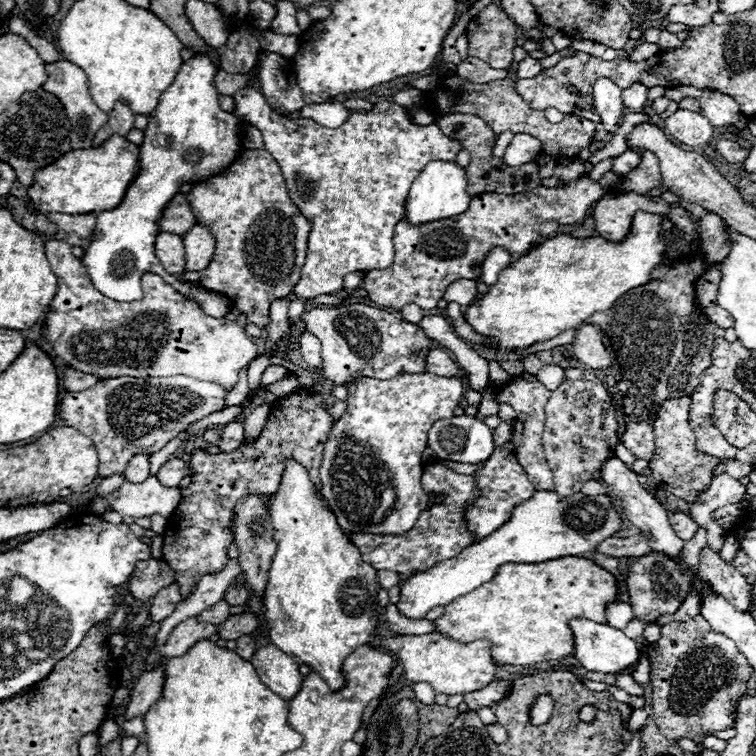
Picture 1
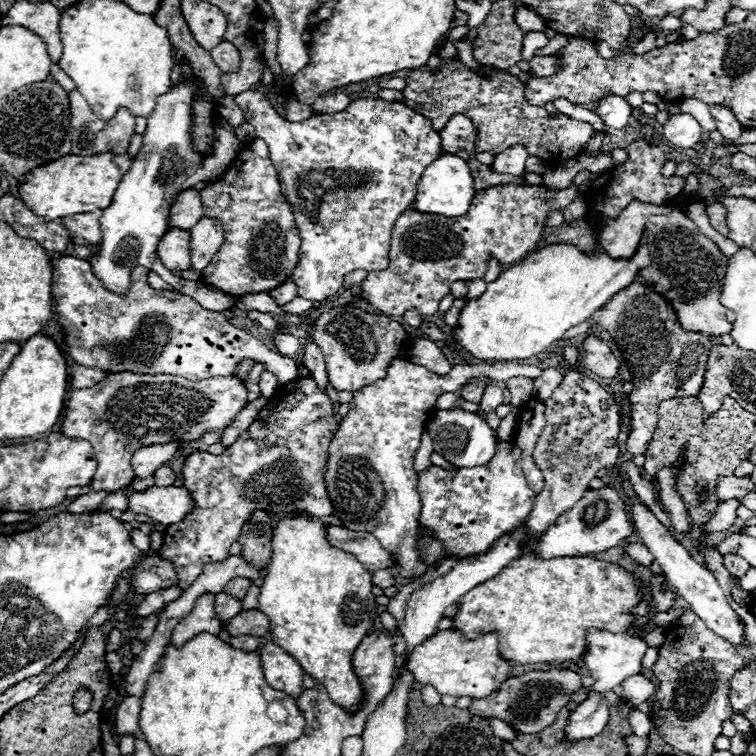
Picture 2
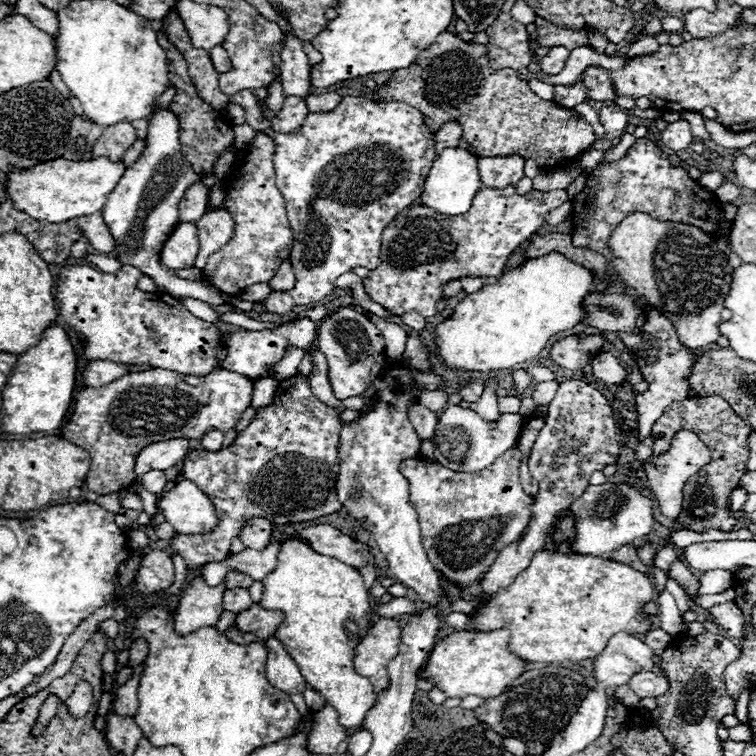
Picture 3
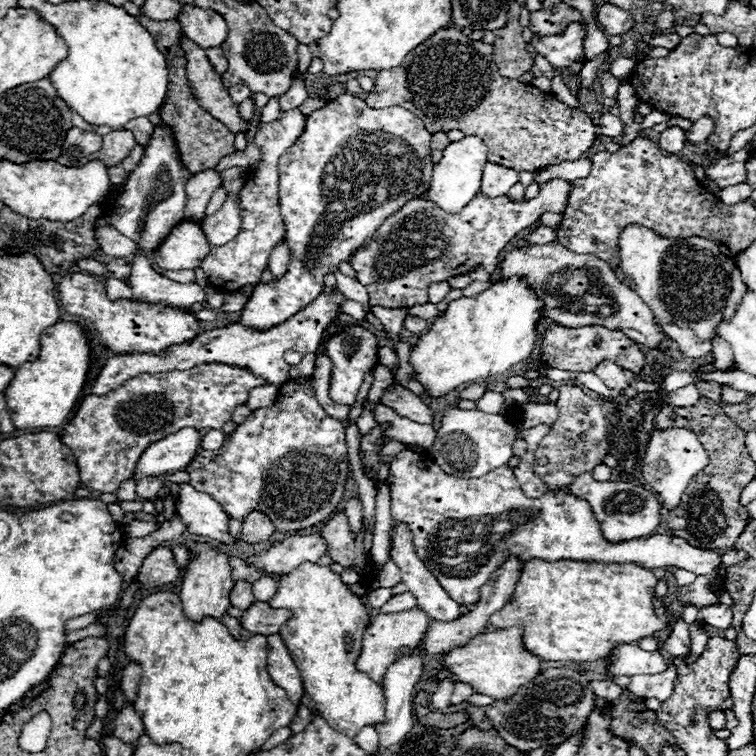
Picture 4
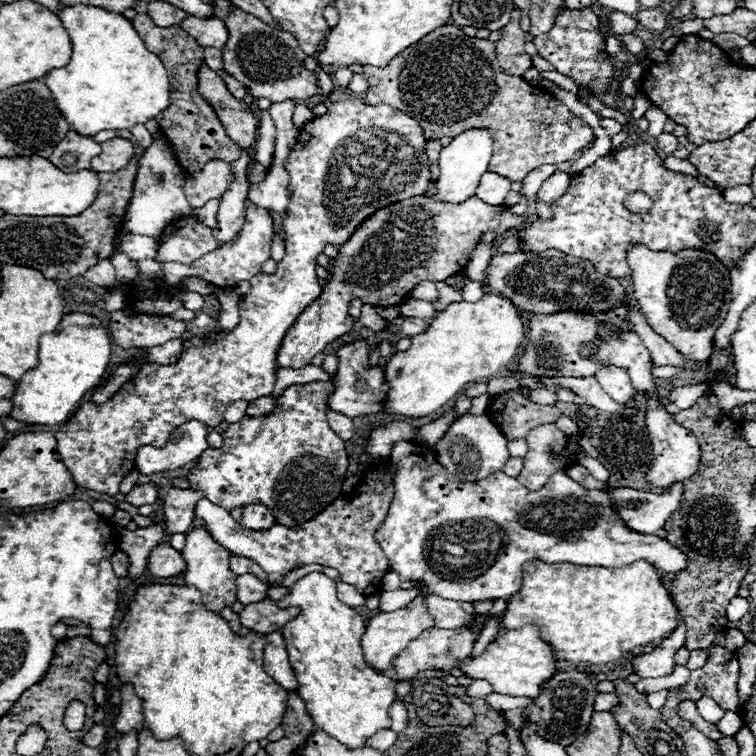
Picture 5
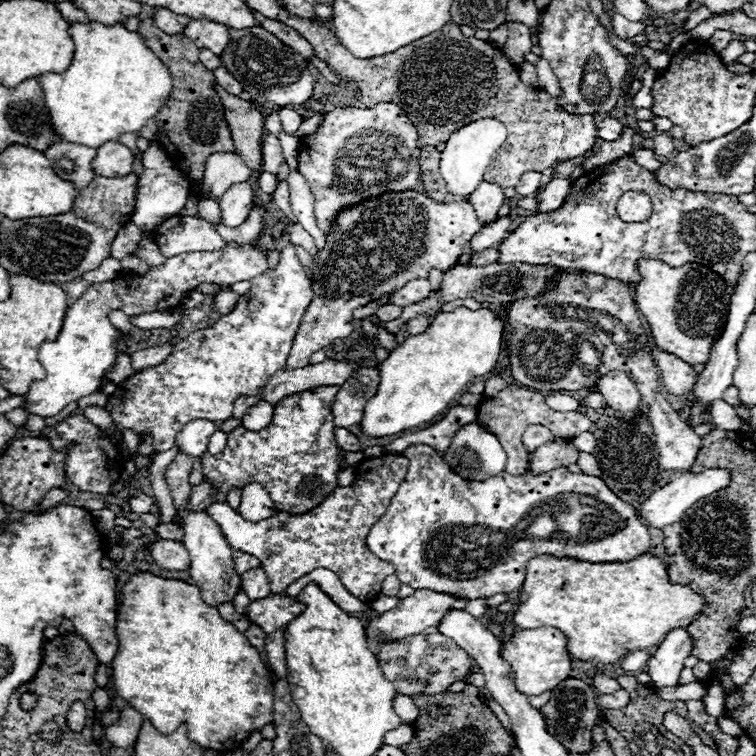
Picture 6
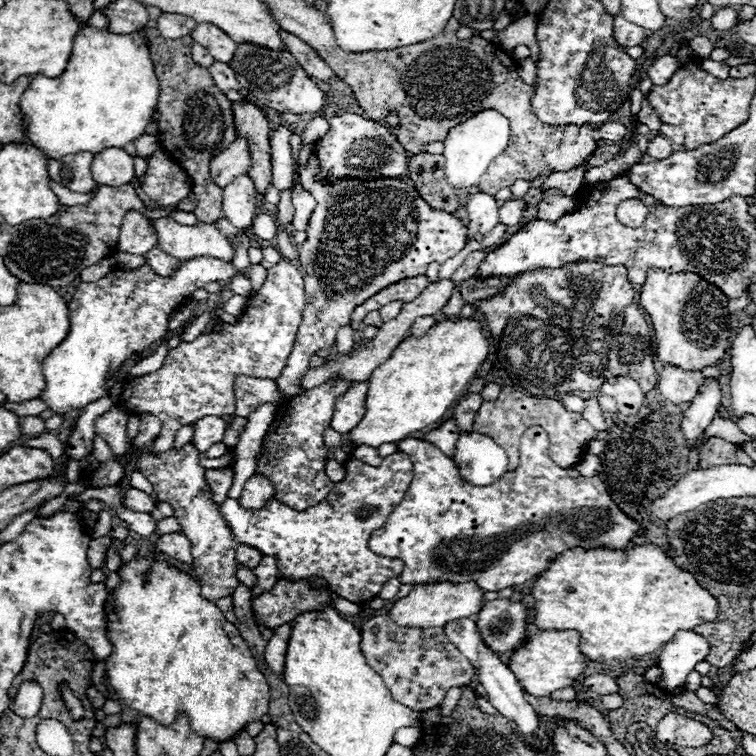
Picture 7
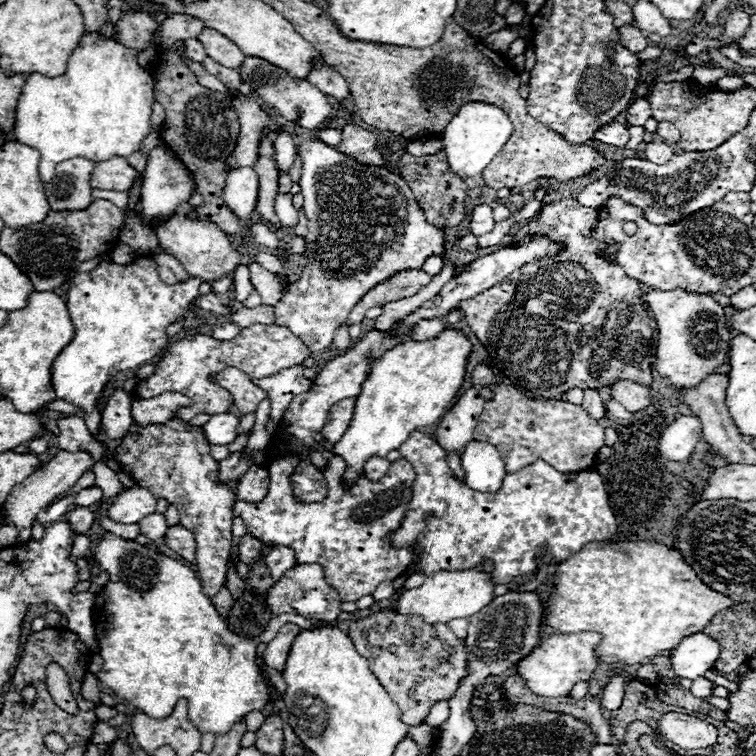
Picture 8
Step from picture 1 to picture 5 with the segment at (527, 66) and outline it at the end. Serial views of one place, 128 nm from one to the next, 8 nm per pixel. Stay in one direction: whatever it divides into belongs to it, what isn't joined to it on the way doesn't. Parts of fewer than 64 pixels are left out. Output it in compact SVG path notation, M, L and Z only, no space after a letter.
M562 8L556 14L552 30L536 36L534 44L538 48L538 54L546 58L556 72L572 78L578 86L586 86L592 96L608 92L608 86L614 78L614 58L606 54L606 38L600 32L600 20L590 8Z

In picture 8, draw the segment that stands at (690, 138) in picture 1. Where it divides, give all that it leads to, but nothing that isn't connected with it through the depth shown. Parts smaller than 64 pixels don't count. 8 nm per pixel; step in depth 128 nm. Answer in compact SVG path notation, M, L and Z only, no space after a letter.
M654 140L646 146L646 158L654 164L666 164L670 158L674 156L674 150L670 144L662 142L662 140Z

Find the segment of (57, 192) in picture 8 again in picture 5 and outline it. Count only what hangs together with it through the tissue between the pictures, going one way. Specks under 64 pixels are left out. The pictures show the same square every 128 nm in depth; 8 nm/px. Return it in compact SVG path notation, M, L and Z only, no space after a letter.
M70 130L68 136L54 148L54 152L48 160L56 168L60 168L62 172L74 174L74 172L80 172L80 170L88 170L90 160L98 154L100 154L100 144L98 142Z

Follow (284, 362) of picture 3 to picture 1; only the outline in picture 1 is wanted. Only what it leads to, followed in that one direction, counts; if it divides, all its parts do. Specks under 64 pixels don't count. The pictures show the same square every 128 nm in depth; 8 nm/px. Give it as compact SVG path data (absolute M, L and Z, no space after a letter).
M54 238L46 240L46 258L58 278L58 292L50 303L48 316L44 318L44 336L54 344L56 356L76 370L96 374L100 380L118 376L148 378L184 374L196 380L218 382L234 388L238 382L240 368L258 356L258 346L244 332L244 328L240 328L228 318L216 320L212 316L206 316L194 300L188 300L186 296L176 292L170 284L166 284L160 276L154 276L152 272L142 274L140 300L116 302L102 296L92 286L82 260L72 254L72 246L68 242Z

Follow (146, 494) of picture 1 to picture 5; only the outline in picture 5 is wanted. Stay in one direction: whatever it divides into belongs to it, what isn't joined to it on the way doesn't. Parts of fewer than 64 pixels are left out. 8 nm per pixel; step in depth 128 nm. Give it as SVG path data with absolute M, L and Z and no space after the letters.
M388 458L382 462L372 462L364 470L358 486L350 494L336 498L312 520L294 528L274 524L270 530L246 530L242 528L240 522L236 522L230 516L228 510L224 510L218 504L212 504L206 498L202 498L196 504L196 518L204 522L214 540L222 544L226 550L256 560L268 574L270 586L280 586L282 578L300 566L320 564L336 568L340 572L340 578L346 584L352 584L360 594L374 596L380 592L384 574L390 572L390 562L380 550L380 546L374 542L374 532L384 520L388 506L392 502L394 476L396 468Z

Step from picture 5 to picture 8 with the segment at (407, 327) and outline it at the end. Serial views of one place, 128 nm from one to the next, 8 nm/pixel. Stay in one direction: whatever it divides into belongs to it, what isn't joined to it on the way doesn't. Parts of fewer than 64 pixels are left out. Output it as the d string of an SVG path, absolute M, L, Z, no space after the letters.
M420 320L420 324L416 324L416 328L412 328L410 338L412 340L434 340L440 332L444 330L444 324L440 320Z

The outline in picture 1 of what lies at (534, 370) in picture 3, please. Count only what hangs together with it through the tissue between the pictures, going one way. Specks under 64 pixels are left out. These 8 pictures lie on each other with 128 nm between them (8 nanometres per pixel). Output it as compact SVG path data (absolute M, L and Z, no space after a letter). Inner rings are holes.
M502 360L502 362L500 362L500 368L502 368L506 374L510 374L510 376L520 376L520 374L524 372L522 362L518 362L518 360ZM398 374L390 380L360 378L348 388L346 414L334 422L328 434L324 458L320 466L322 488L320 494L328 502L328 508L338 520L338 526L346 532L370 532L382 536L402 536L414 528L420 512L426 510L428 494L422 490L420 478L424 464L420 460L422 450L428 442L428 430L440 418L452 416L452 410L464 396L464 384L458 378L444 378L436 374Z

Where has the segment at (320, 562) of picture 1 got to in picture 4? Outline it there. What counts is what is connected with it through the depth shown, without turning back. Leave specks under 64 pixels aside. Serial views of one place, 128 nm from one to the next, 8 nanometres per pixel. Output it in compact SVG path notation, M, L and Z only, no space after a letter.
M304 564L278 582L278 592L268 604L292 610L292 620L278 634L300 670L304 694L314 702L326 724L348 738L354 738L364 726L382 724L386 714L382 684L356 668L362 634L370 624L368 612L362 600L342 584L340 576L330 572L328 566Z

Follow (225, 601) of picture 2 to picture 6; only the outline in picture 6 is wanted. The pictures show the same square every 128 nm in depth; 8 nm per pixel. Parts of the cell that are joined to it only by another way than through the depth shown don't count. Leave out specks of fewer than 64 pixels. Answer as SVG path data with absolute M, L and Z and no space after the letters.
M262 566L244 572L242 578L240 578L240 586L242 586L242 592L244 592L250 600L266 598L266 596L270 594L268 576L266 576L266 572L264 572Z

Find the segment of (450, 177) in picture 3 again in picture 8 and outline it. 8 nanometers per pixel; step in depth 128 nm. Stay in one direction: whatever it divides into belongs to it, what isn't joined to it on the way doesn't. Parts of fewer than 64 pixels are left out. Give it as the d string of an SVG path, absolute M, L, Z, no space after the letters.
M486 102L464 104L442 132L442 144L452 172L456 172L462 178L480 174L488 166L488 162L492 162L496 152L508 142L512 130L514 130L514 124L502 108Z

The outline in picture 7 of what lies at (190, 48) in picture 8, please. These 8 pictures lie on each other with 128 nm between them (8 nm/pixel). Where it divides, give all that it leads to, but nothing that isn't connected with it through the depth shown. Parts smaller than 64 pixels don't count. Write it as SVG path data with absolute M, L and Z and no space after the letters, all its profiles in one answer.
M192 44L192 58L196 60L196 64L200 64L204 68L210 68L214 62L214 58L208 54L208 50L200 44Z

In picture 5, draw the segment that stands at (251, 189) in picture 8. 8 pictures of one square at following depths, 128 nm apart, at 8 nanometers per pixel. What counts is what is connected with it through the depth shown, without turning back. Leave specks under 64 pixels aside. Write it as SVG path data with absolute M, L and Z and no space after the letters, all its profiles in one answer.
M241 150L241 157L231 163L232 171L236 172L236 180L228 186L228 192L220 198L218 206L218 228L214 230L214 236L218 242L228 242L232 240L244 224L246 218L246 196L250 182L246 178L246 170L250 161L249 153Z

